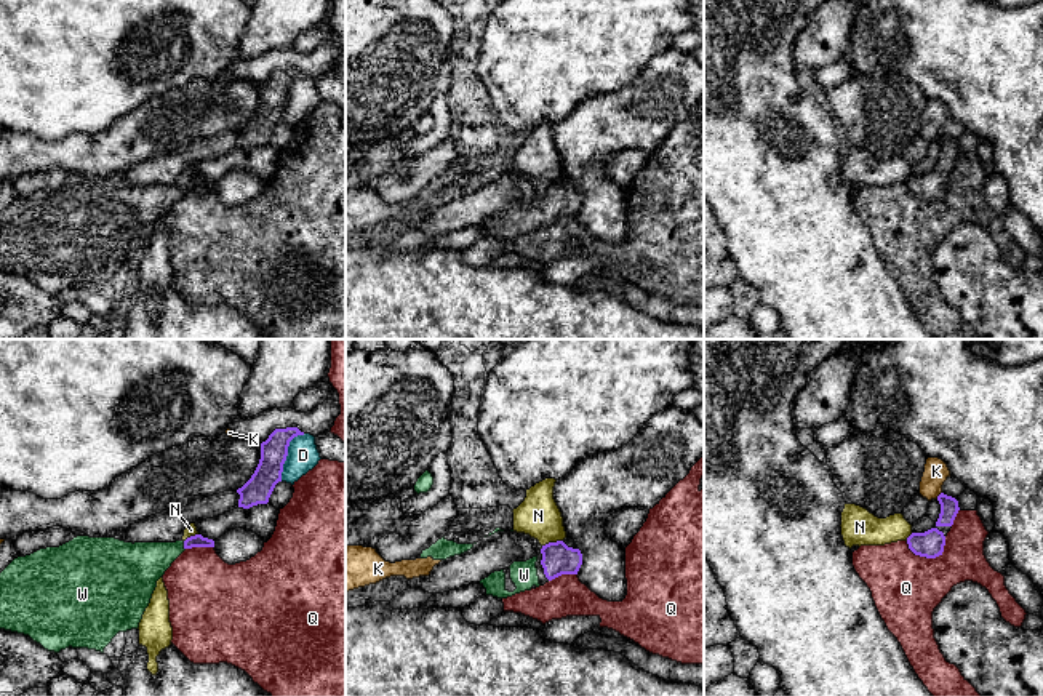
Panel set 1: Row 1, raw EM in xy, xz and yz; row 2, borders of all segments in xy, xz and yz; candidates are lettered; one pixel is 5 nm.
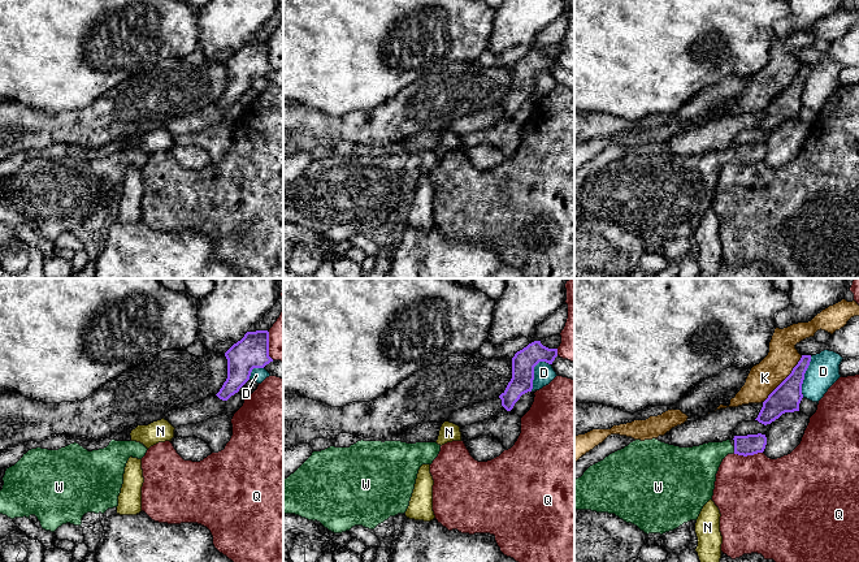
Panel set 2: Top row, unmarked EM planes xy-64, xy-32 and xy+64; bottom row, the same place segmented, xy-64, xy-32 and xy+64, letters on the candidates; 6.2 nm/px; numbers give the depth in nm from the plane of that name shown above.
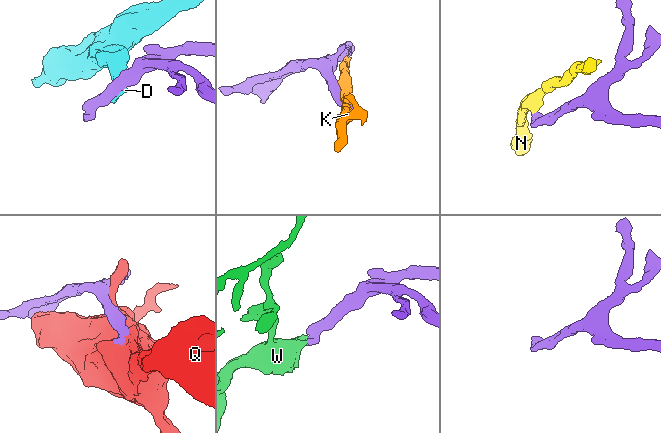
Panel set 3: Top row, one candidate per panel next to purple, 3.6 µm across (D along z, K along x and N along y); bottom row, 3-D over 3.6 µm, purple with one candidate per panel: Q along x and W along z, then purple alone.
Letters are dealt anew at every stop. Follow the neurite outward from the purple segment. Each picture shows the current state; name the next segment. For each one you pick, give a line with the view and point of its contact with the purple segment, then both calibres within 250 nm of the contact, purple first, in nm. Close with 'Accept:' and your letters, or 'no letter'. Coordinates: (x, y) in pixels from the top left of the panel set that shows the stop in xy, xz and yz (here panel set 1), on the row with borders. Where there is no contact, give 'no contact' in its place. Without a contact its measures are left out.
W: xy (184, 546) | 60/240 nm
Accept: W

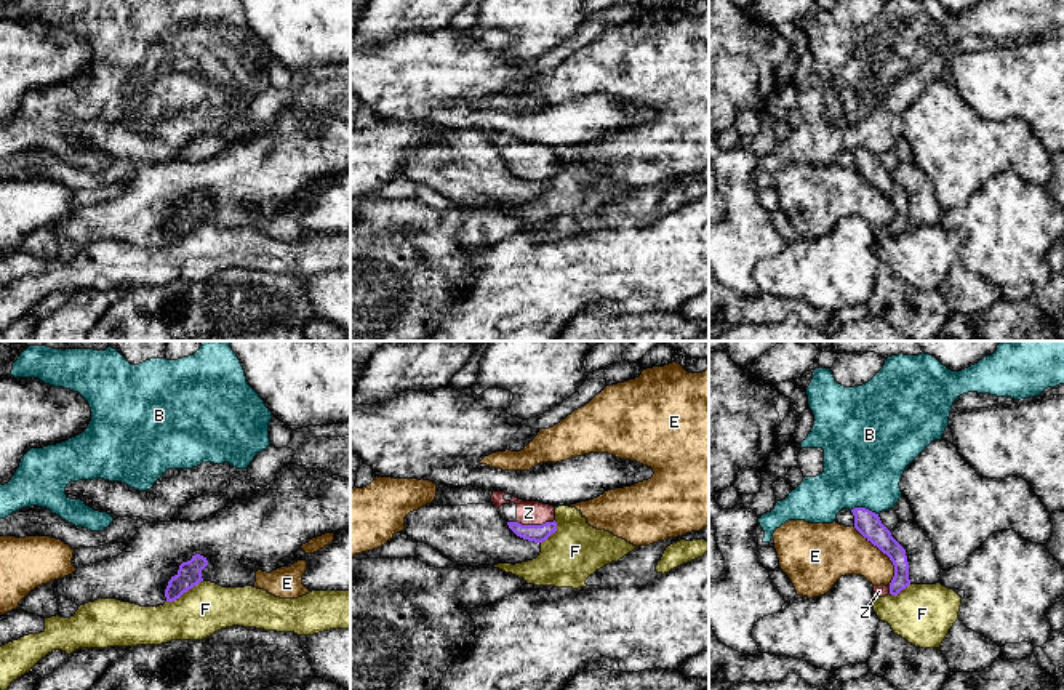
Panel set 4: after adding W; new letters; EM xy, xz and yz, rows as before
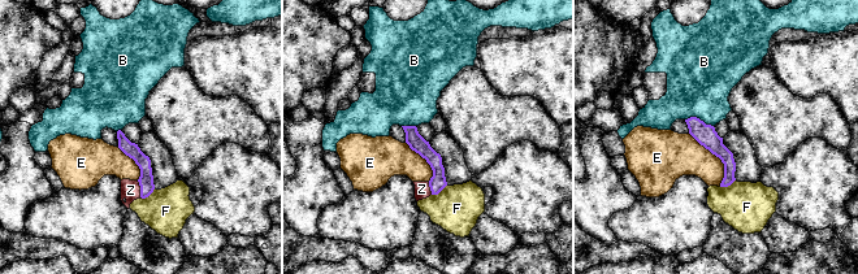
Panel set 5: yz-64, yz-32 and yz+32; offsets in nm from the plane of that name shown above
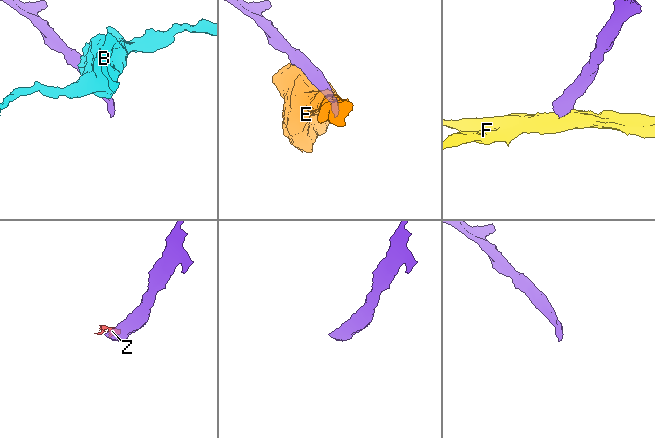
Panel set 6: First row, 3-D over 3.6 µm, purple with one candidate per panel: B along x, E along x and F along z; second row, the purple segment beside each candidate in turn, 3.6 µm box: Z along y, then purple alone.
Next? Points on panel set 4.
Z: xz (535, 525) | 90/130 nm
Accept: Z

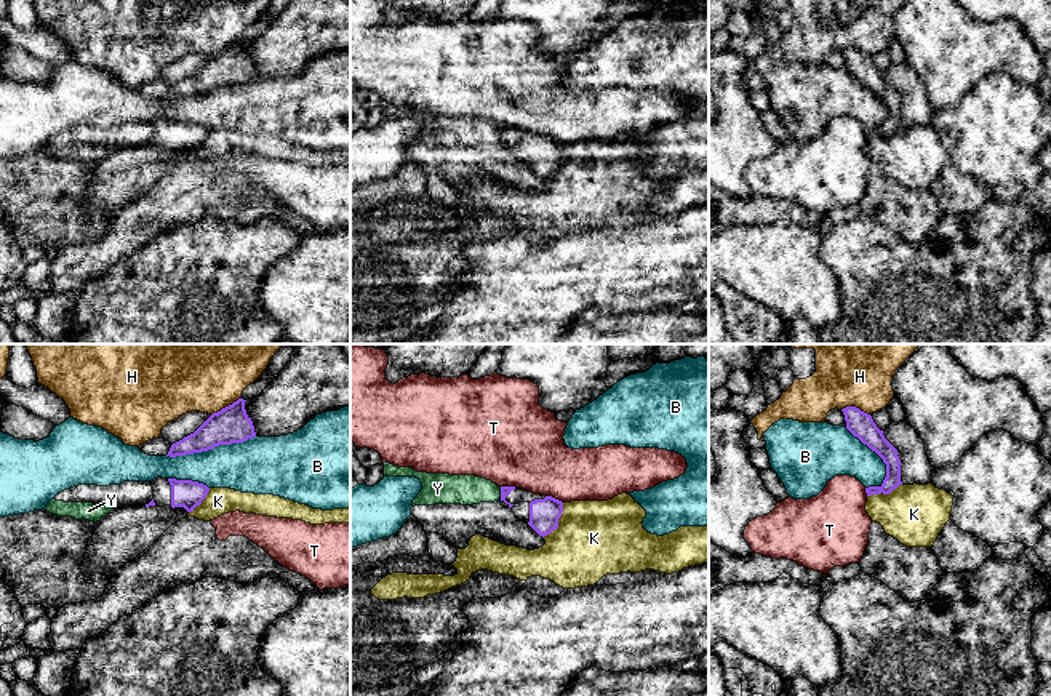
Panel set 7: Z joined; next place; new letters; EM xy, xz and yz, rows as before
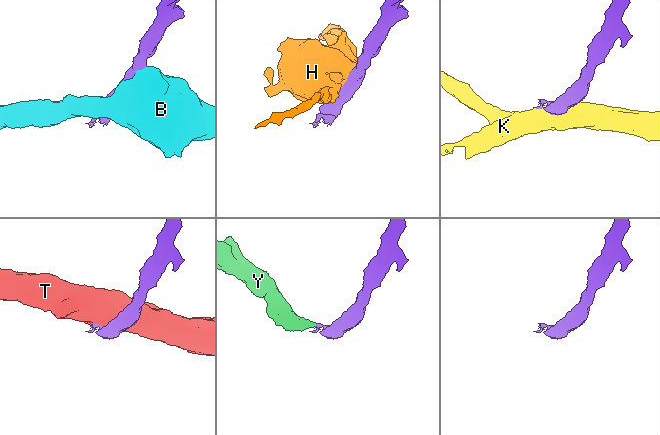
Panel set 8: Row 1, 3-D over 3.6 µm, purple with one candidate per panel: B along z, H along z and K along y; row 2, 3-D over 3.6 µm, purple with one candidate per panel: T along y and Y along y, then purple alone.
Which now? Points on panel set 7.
Accept: no letter

